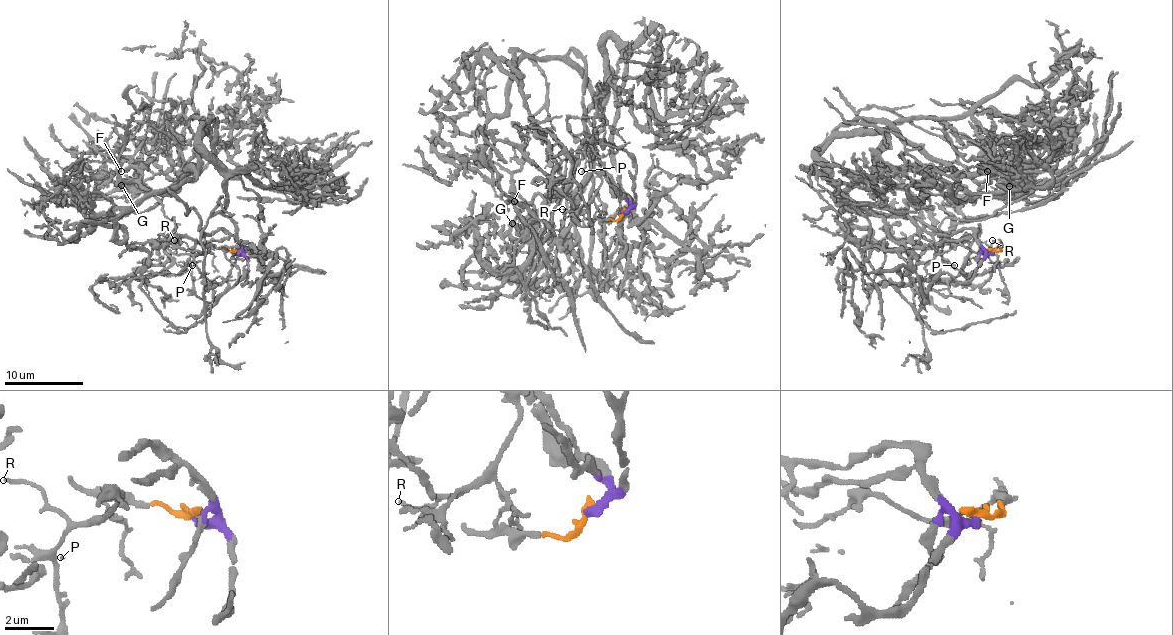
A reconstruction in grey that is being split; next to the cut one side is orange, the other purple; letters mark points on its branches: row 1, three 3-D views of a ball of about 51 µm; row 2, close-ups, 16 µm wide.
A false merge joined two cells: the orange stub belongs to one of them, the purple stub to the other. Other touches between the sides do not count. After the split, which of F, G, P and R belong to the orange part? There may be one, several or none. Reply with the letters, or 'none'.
P, R

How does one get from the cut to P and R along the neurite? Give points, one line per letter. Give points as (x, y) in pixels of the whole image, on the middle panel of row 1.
P: (623, 213), (615, 221), (596, 215), (595, 191), (602, 184), (602, 176), (585, 152), (585, 168), (581, 172)
R: (623, 213), (615, 221), (600, 219), (592, 203), (584, 203), (575, 211), (563, 209)

